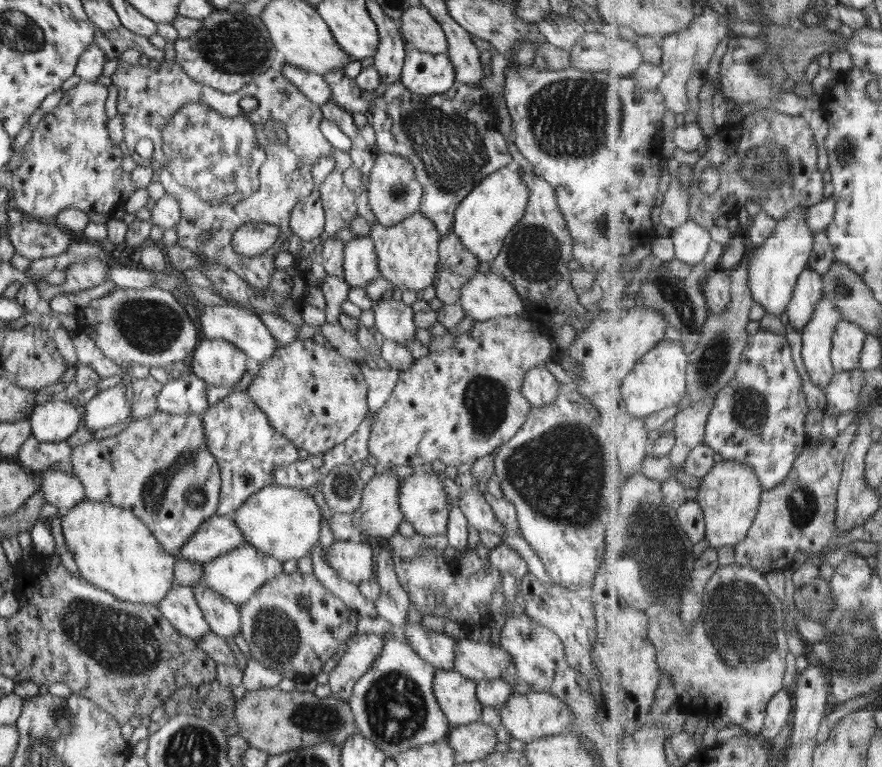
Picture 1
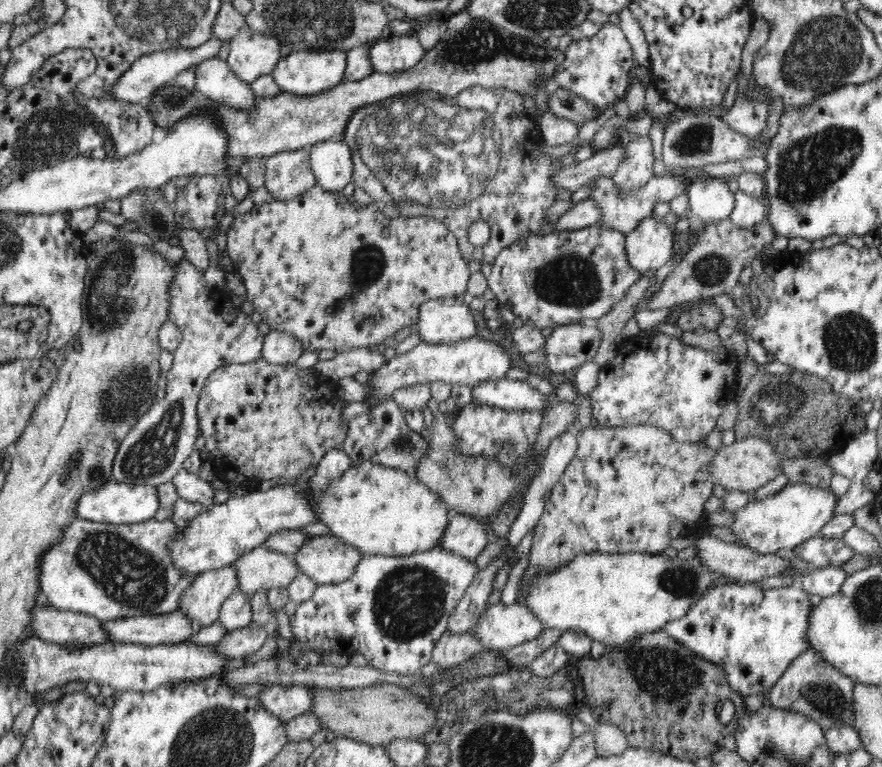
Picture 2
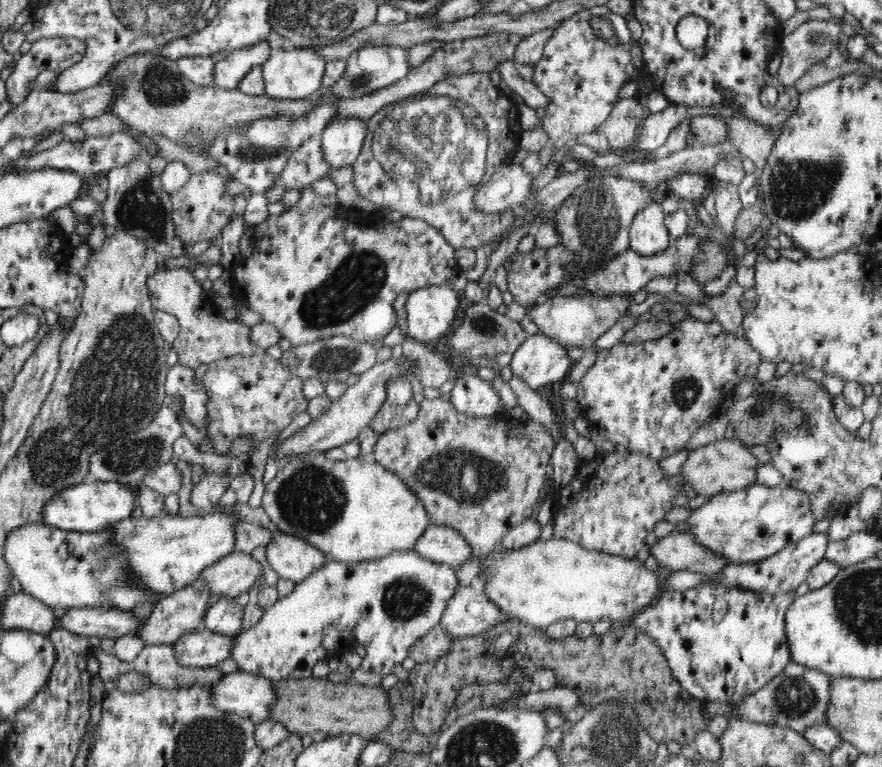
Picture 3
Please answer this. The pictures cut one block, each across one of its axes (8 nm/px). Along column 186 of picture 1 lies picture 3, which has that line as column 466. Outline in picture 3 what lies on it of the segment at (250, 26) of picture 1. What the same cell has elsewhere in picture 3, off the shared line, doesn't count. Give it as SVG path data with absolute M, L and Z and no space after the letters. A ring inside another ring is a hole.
M500 31L445 43L442 48L435 48L434 54L422 66L411 67L404 78L398 82L359 97L338 99L335 102L337 113L334 120L353 116L366 122L373 114L376 114L381 108L388 107L390 103L403 98L412 98L416 94L427 94L436 83L446 79L450 74L458 76L458 74L470 74L470 72L496 71L504 62L514 62L522 38L524 35Z

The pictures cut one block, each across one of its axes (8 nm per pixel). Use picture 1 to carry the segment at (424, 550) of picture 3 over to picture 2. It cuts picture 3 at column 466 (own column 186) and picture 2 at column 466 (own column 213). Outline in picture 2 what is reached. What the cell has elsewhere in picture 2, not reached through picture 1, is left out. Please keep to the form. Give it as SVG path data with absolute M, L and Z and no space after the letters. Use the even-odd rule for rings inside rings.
M460 514L450 518L439 547L472 562L487 544L484 525L480 525L474 517Z

